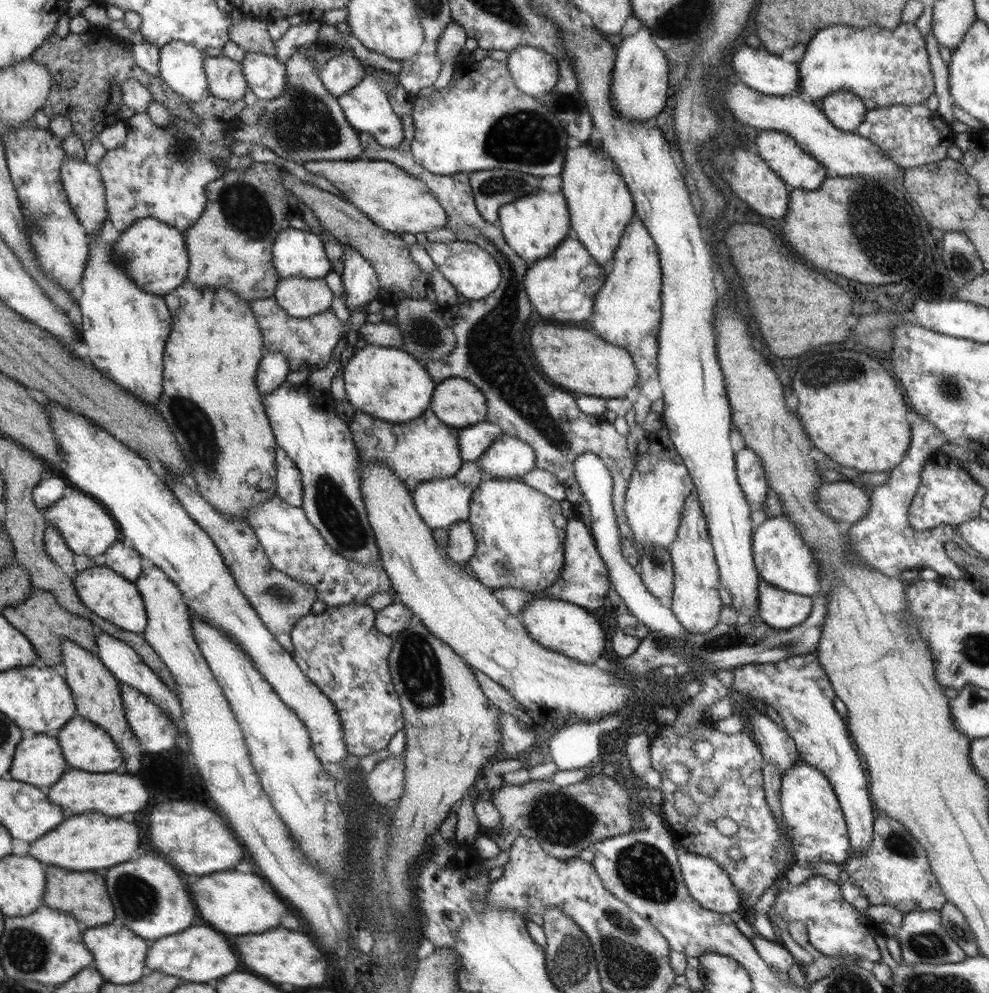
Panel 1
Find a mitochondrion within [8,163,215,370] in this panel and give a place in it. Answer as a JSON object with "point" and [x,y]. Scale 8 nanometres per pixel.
{"point":[36,221]}

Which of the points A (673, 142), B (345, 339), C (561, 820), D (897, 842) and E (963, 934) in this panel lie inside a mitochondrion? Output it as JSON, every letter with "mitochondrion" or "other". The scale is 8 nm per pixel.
{"A":"other","B":"other","C":"mitochondrion","D":"mitochondrion","E":"mitochondrion"}

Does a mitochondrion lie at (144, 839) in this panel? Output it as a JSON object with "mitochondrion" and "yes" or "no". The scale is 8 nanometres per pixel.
{"mitochondrion":"no"}

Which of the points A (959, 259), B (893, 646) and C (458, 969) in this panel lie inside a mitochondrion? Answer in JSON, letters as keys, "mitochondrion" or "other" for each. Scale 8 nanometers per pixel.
{"A":"mitochondrion","B":"other","C":"other"}

